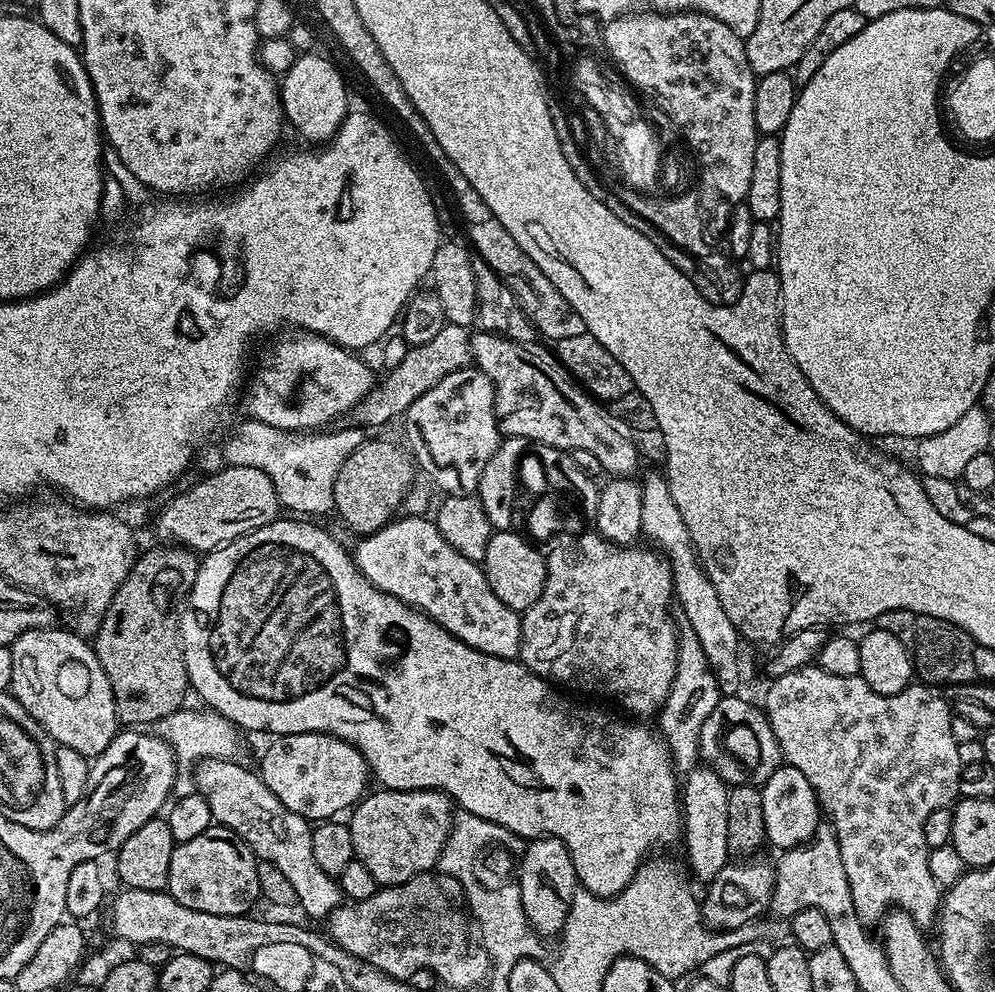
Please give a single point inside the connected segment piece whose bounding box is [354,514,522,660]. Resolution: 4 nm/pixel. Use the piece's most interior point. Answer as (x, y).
(409, 559)

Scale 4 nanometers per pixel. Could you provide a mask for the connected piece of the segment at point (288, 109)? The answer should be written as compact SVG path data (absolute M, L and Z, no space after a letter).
M315 51L297 55L294 66L282 73L278 91L285 121L296 127L297 134L308 140L328 142L349 119L348 88L344 85L343 74L326 57L316 55Z

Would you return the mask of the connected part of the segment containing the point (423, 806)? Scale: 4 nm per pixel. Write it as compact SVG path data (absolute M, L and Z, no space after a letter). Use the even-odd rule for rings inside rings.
M384 788L383 790L376 790L380 792L369 791L367 795L361 799L360 803L351 809L350 815L352 820L347 821L348 829L350 830L350 838L352 839L352 855L355 859L362 862L362 866L366 866L366 870L370 870L370 874L374 874L377 885L387 886L390 884L401 884L407 880L412 880L415 876L423 876L431 873L433 869L440 863L440 855L448 841L448 835L452 829L452 818L454 815L454 804L449 797L442 792L437 792L435 788L427 788L426 790L390 790Z

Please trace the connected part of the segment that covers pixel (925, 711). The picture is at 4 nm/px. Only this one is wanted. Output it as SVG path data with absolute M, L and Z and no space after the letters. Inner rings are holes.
M818 666L799 668L788 672L784 676L777 676L771 681L768 688L768 697L762 703L763 711L766 713L770 726L774 730L774 738L778 738L780 755L783 763L794 770L802 770L806 774L806 782L816 791L816 798L820 801L823 815L827 823L832 825L834 834L838 838L838 850L842 850L842 866L846 866L846 874L850 882L850 894L854 898L854 910L858 918L866 926L879 925L885 919L889 910L896 909L909 916L921 930L928 930L928 927L937 923L940 914L940 902L942 889L938 882L934 882L934 874L930 874L928 862L929 848L926 846L926 834L922 834L922 826L930 814L939 808L947 808L960 796L958 790L958 774L962 767L960 760L961 745L957 744L954 734L950 730L954 712L949 701L935 687L925 683L912 682L907 688L903 688L898 694L883 696L874 690L861 676L850 678L838 678L834 674L826 674Z

